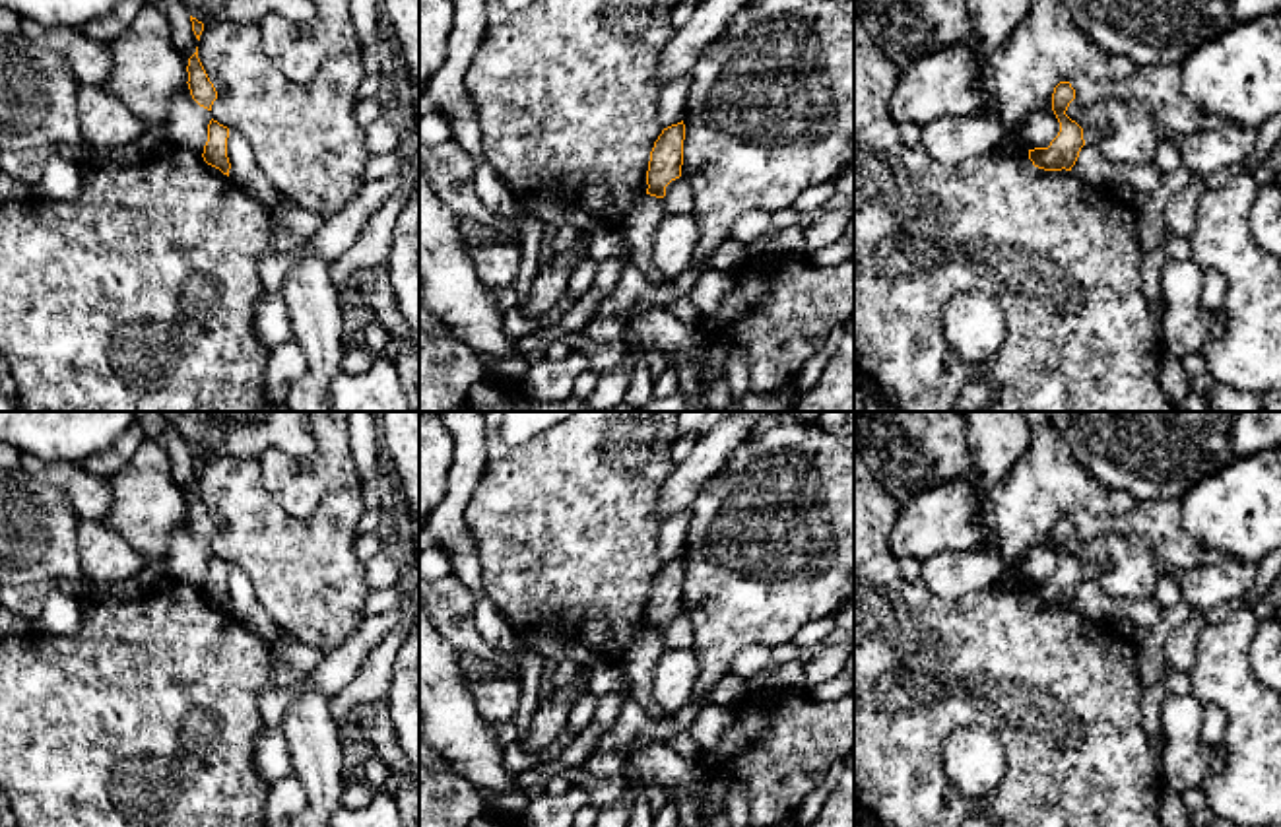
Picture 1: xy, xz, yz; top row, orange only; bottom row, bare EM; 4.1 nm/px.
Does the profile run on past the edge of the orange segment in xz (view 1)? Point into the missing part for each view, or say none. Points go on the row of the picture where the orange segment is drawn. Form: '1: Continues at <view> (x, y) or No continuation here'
1: No continuation here

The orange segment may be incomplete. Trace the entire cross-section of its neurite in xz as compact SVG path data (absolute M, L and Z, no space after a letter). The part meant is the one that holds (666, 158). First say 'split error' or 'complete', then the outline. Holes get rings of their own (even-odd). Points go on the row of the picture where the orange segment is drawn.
complete | M683 120L662 130L650 151L646 171L648 184L646 194L664 198L666 186L681 177L683 140L685 140Z

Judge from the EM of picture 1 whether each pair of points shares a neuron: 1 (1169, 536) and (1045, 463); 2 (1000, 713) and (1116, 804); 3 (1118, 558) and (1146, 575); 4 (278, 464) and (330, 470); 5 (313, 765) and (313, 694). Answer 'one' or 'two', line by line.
1: one
2: one
3: one
4: one
5: one

